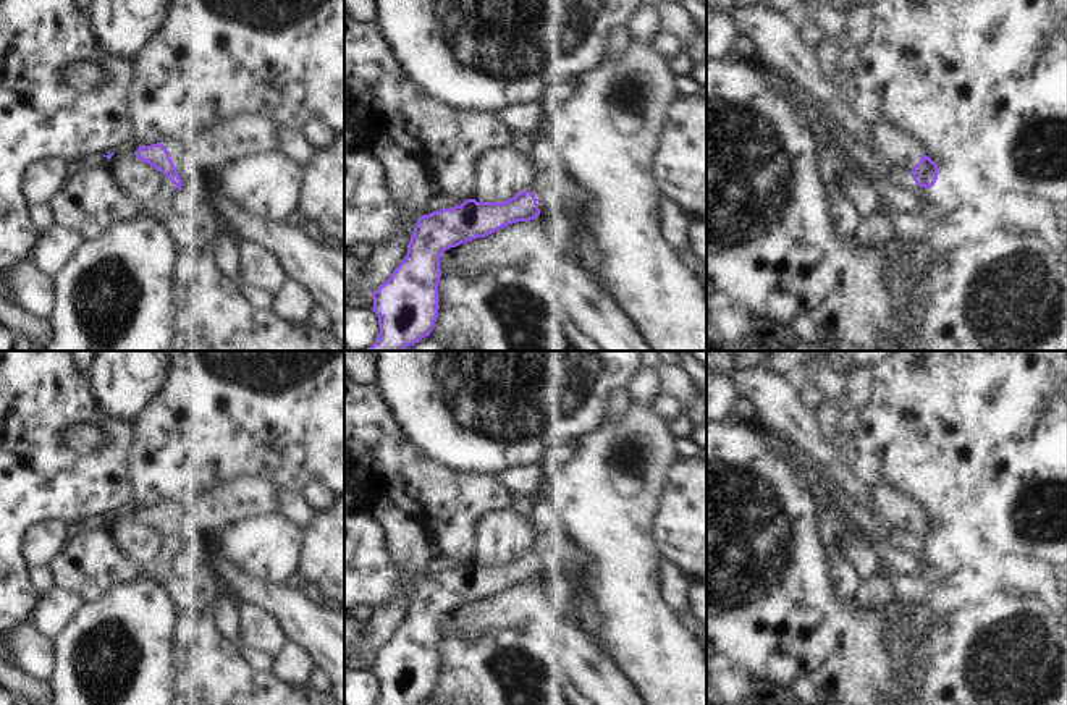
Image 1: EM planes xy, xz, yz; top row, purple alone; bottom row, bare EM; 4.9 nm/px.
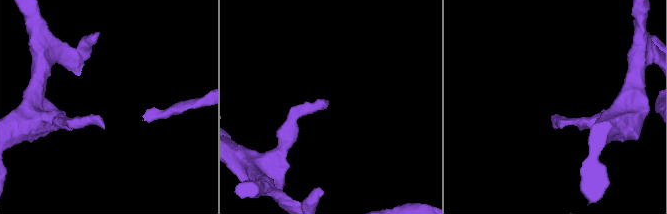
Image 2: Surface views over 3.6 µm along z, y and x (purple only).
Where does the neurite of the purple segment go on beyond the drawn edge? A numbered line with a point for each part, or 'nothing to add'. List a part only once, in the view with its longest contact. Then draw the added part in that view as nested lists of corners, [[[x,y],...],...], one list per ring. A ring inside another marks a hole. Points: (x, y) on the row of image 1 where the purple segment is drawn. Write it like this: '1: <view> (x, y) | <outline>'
1: xy (198, 159) | [[[267,115],[223,120],[204,134],[162,142],[181,178],[181,188],[215,179],[231,162],[281,149],[280,125]]]

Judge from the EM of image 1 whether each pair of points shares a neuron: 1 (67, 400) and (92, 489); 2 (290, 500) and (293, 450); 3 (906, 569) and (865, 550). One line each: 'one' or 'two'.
1: one
2: two
3: one

